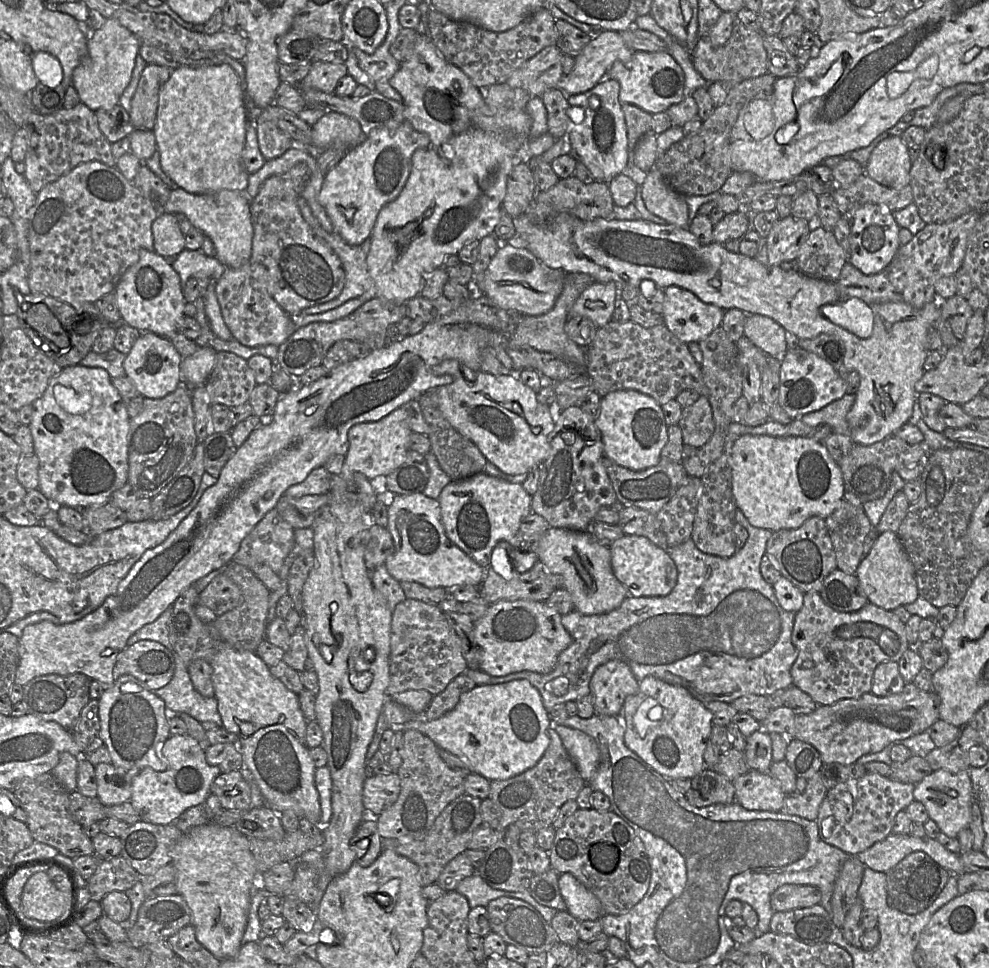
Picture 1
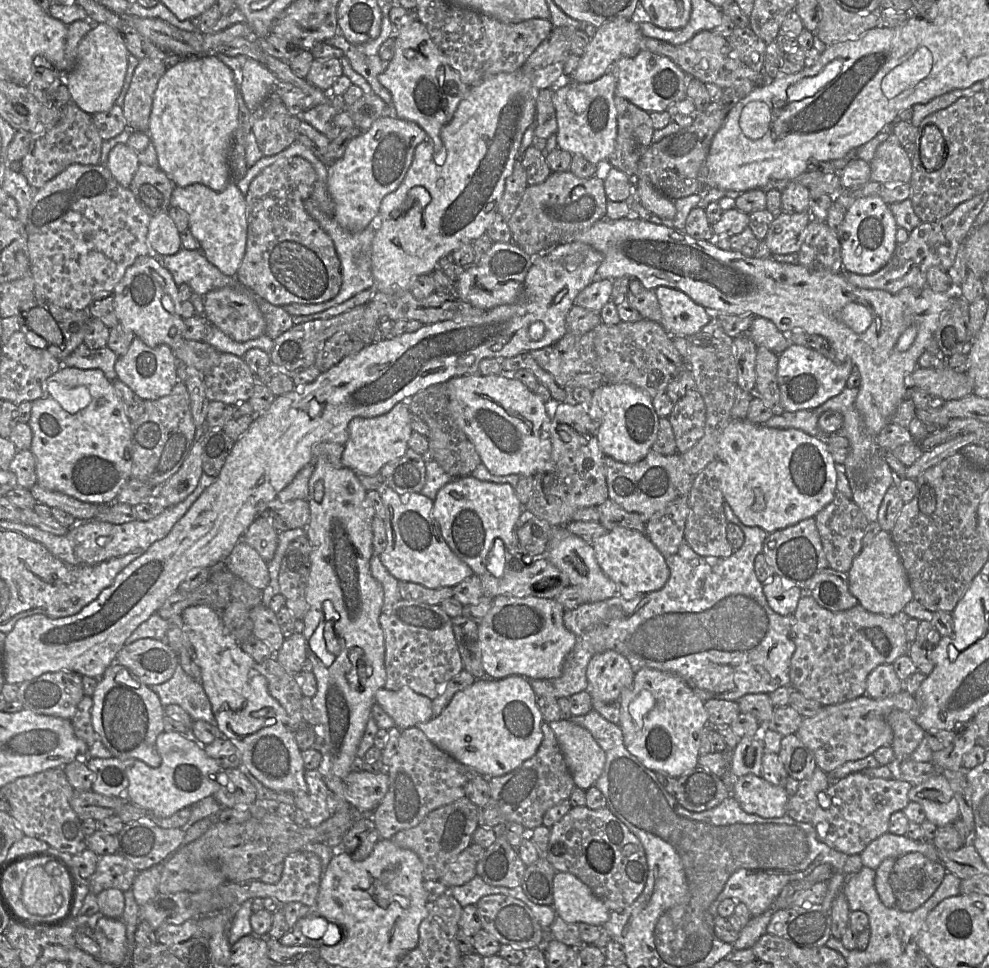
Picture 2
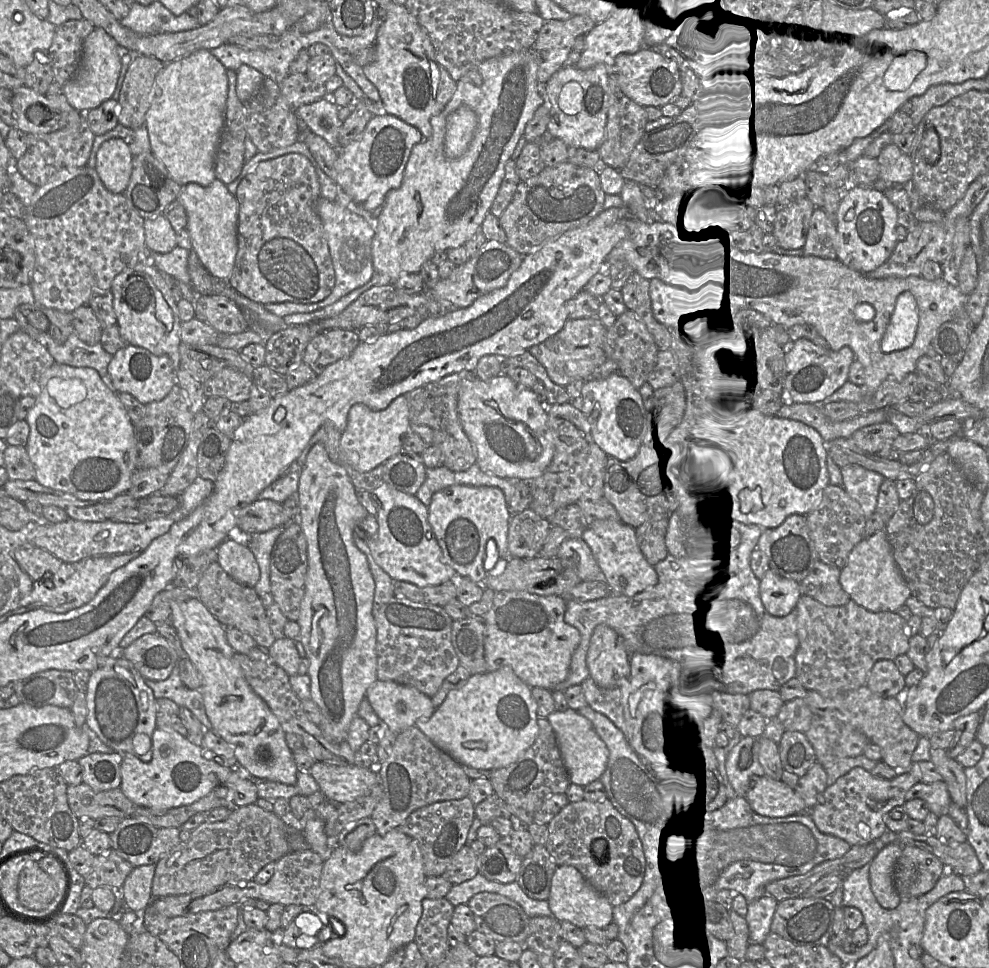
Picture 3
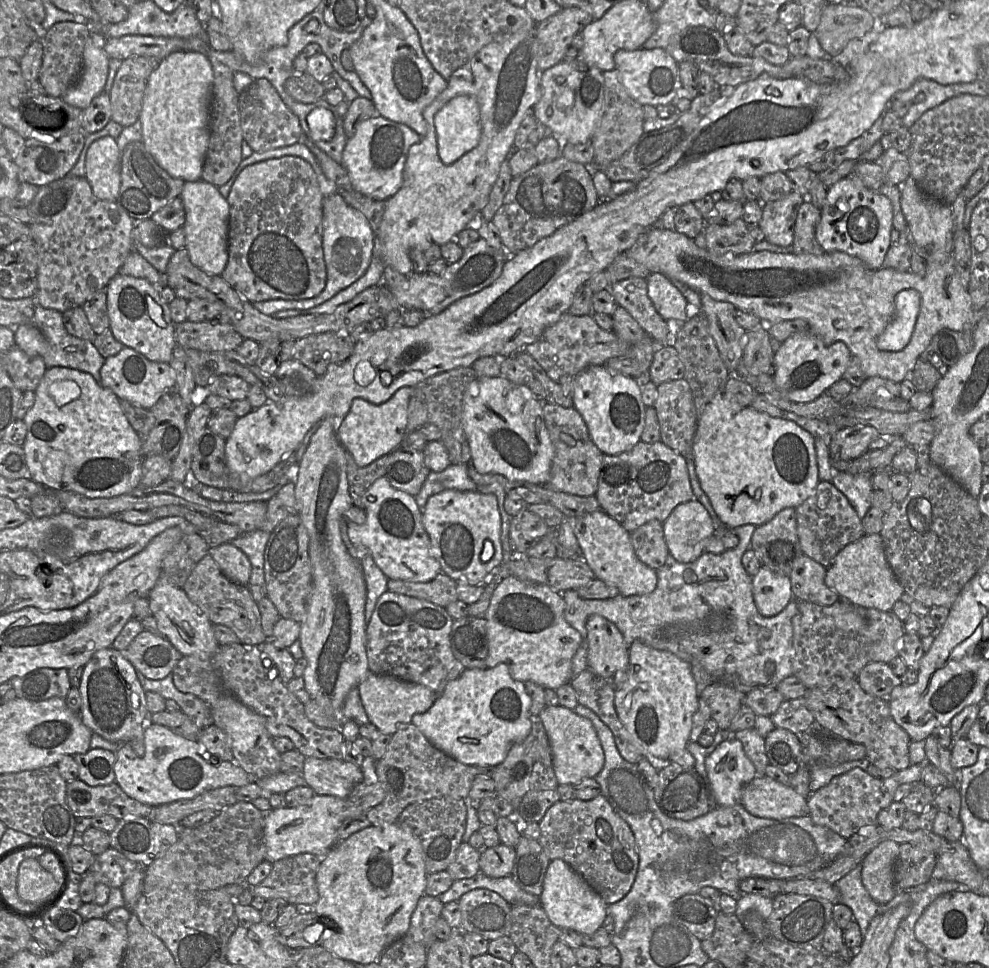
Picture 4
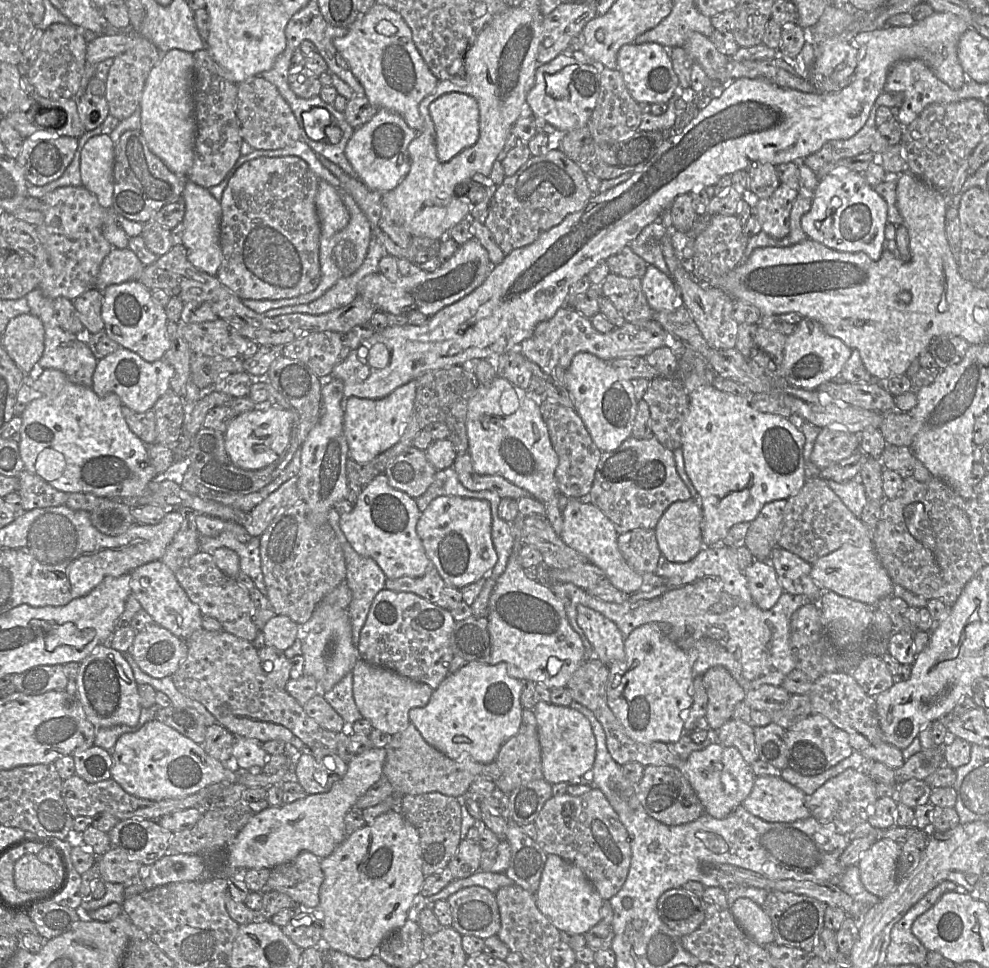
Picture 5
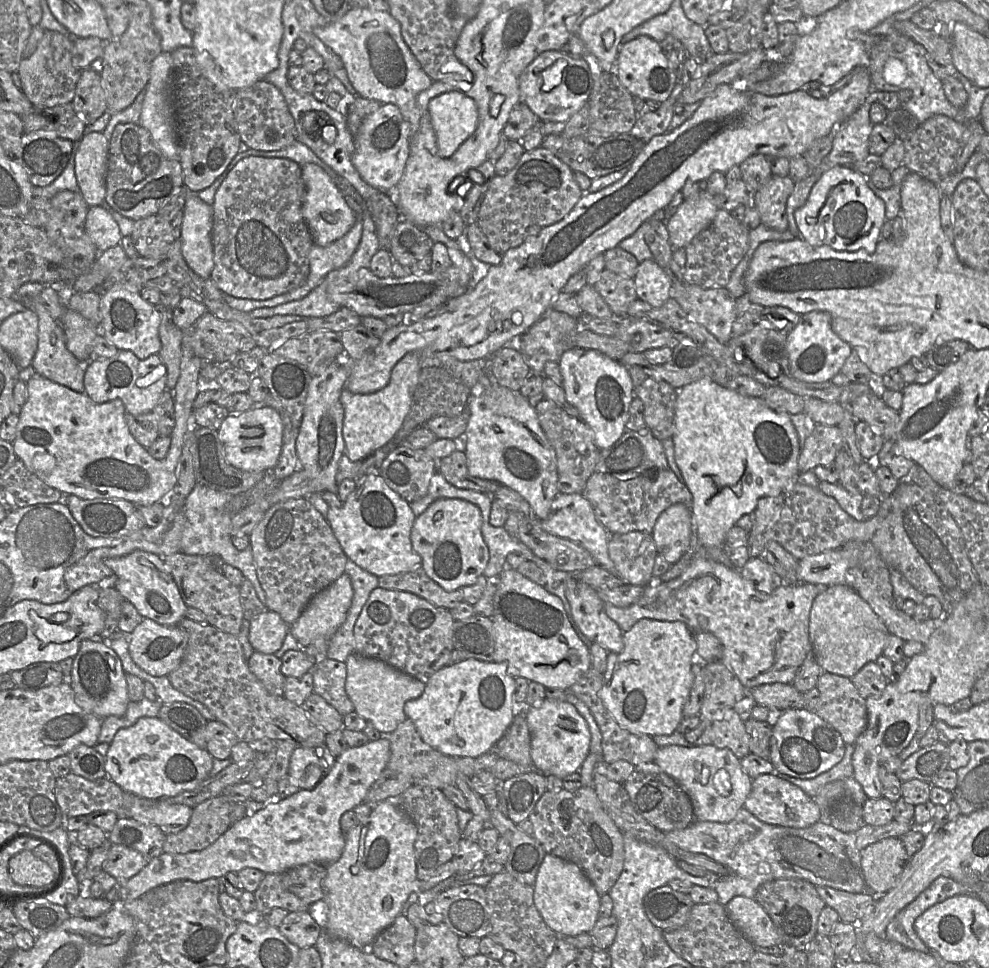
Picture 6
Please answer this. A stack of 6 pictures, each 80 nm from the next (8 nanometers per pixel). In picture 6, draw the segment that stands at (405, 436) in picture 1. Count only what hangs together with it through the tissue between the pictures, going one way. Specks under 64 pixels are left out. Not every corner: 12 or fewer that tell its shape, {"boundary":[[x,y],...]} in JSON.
{"boundary":[[420,352],[369,394],[342,390],[345,455],[363,461],[395,439],[410,411]]}

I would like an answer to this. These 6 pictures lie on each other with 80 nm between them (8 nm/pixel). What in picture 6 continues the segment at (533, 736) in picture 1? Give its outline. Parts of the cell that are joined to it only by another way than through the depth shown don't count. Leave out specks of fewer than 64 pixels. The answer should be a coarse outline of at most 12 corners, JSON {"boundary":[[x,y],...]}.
{"boundary":[[507,662],[446,665],[404,704],[440,753],[492,751],[516,715]]}

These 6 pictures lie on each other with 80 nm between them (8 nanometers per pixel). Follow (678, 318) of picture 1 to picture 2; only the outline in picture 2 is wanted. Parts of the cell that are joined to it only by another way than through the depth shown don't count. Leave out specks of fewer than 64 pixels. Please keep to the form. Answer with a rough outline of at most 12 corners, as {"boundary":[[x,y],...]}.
{"boundary":[[680,290],[654,291],[661,325],[672,336],[689,337],[712,318]]}

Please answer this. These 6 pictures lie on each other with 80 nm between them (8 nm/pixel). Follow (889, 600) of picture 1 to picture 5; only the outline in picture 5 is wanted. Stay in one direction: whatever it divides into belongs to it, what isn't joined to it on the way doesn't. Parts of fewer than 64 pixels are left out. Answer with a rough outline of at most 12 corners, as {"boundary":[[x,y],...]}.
{"boundary":[[872,538],[812,564],[823,589],[875,606],[894,582]]}

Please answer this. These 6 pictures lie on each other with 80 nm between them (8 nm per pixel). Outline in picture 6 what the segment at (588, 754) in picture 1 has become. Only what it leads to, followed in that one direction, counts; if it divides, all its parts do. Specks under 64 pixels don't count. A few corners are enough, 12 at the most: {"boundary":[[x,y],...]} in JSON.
{"boundary":[[546,697],[526,709],[537,771],[563,780],[590,752],[587,721]]}

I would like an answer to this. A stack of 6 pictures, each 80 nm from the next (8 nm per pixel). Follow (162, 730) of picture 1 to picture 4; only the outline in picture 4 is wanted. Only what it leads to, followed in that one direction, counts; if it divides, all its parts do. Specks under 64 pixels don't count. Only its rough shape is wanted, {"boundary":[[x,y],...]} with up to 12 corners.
{"boundary":[[113,647],[83,666],[82,723],[145,752],[149,712],[131,662]]}

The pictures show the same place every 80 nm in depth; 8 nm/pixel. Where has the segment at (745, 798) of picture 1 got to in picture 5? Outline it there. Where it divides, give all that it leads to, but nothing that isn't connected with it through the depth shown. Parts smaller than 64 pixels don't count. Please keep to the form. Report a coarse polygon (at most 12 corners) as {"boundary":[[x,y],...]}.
{"boundary":[[755,778],[742,805],[766,822],[811,816],[801,790]]}

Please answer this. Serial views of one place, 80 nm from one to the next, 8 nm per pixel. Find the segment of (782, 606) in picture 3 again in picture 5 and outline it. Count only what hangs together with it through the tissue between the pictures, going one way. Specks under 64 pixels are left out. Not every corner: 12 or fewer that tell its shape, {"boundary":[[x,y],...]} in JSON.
{"boundary":[[757,560],[744,570],[759,608],[783,594],[773,565]]}

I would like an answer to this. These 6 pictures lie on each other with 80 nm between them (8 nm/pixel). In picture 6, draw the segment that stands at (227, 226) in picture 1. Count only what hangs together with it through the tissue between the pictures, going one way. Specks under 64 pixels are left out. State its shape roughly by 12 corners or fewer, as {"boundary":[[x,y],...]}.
{"boundary":[[188,191],[180,239],[197,275],[214,268],[213,208]]}

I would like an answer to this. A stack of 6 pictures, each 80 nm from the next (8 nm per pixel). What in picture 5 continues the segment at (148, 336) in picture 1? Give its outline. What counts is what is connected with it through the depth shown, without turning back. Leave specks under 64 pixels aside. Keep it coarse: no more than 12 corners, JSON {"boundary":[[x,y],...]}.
{"boundary":[[119,347],[98,360],[91,389],[152,410],[174,370]]}

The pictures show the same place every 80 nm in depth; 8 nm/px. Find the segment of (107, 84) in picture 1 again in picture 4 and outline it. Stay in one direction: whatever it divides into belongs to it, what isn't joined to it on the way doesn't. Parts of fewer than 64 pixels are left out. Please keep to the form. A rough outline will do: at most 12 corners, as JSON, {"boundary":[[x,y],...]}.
{"boundary":[[107,38],[87,39],[82,72],[63,95],[84,110],[104,92],[110,59]]}

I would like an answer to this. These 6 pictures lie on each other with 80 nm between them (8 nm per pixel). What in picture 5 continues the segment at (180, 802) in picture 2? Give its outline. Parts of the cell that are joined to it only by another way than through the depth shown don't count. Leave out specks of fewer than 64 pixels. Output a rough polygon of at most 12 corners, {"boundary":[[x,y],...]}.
{"boundary":[[152,720],[122,734],[111,779],[160,801],[222,781],[247,788],[297,782],[290,767],[226,768],[175,729]]}

